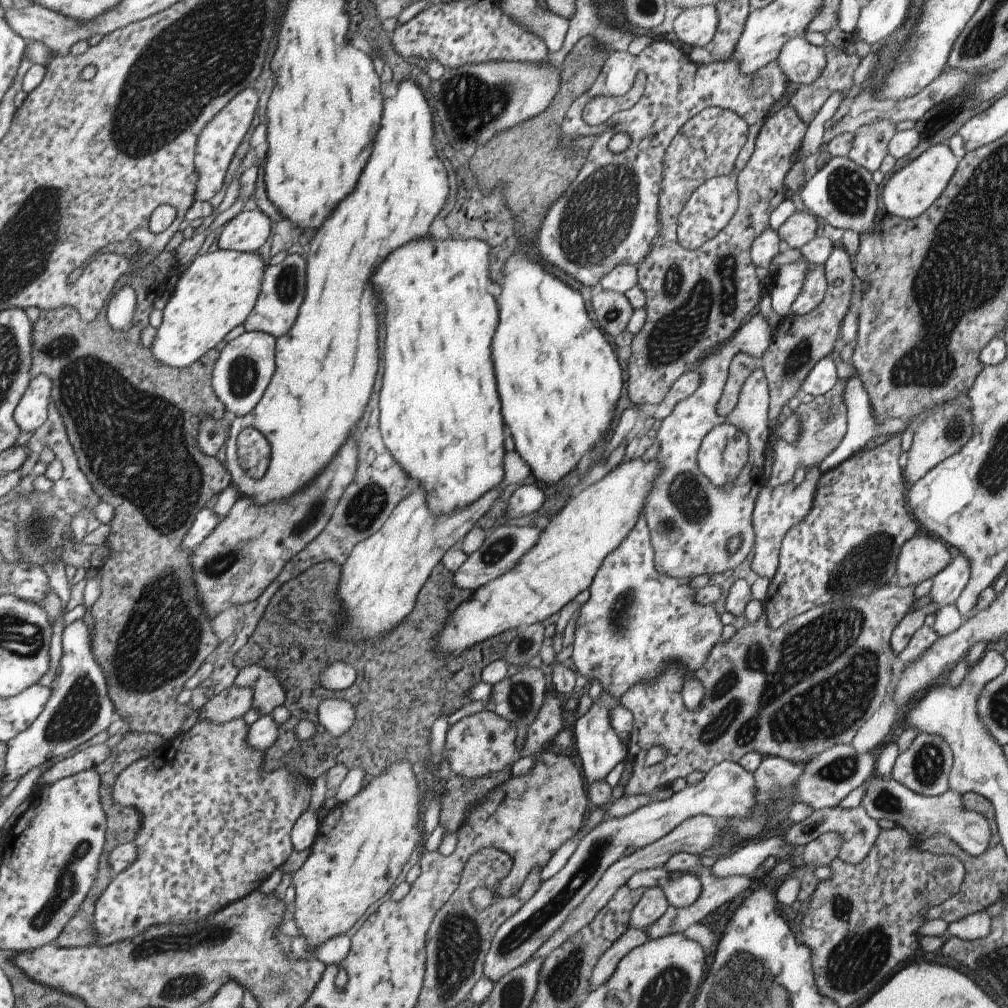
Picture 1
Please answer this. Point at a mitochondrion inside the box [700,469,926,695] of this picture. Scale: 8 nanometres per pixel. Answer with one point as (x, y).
(864, 566)

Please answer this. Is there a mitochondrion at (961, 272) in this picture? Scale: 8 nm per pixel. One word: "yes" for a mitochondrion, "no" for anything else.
yes

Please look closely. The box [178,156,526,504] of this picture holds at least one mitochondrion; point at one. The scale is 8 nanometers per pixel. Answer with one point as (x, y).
(242, 376)

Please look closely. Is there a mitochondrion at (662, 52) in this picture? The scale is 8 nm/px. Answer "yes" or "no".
no

